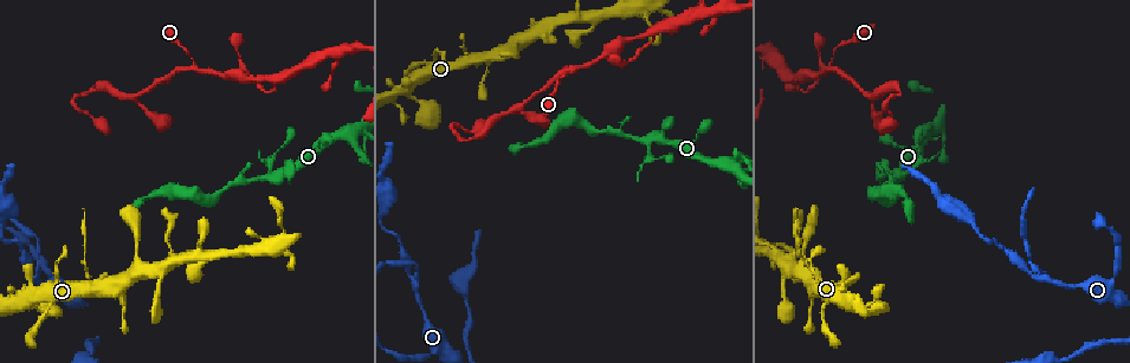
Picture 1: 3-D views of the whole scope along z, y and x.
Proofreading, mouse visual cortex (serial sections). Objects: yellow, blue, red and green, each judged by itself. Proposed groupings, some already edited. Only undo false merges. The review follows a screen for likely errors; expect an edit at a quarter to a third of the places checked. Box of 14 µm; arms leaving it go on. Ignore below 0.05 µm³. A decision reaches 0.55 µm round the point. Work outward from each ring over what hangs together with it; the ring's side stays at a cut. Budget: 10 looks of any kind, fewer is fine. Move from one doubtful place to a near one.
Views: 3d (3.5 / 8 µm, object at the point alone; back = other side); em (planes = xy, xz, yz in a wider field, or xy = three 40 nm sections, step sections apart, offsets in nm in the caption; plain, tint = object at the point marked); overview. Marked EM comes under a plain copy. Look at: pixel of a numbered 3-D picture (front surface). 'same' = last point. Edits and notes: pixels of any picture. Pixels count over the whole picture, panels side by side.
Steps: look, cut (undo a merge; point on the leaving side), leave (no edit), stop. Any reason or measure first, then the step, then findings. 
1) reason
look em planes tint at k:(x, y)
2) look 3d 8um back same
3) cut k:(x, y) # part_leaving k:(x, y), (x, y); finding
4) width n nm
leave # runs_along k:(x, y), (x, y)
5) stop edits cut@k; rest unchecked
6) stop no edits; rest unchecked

three arms meet
look 3d 8um at 1:(727, 163)

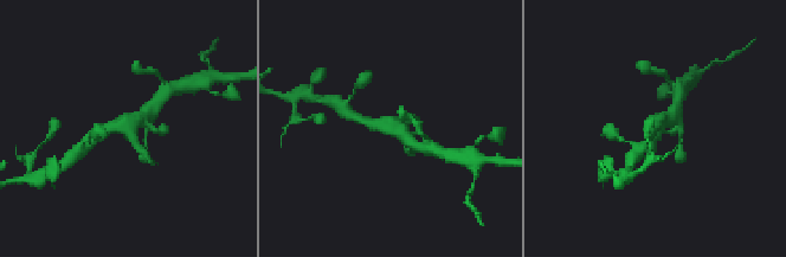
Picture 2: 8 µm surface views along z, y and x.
look em xy step 5 tint at 2:(390, 125)

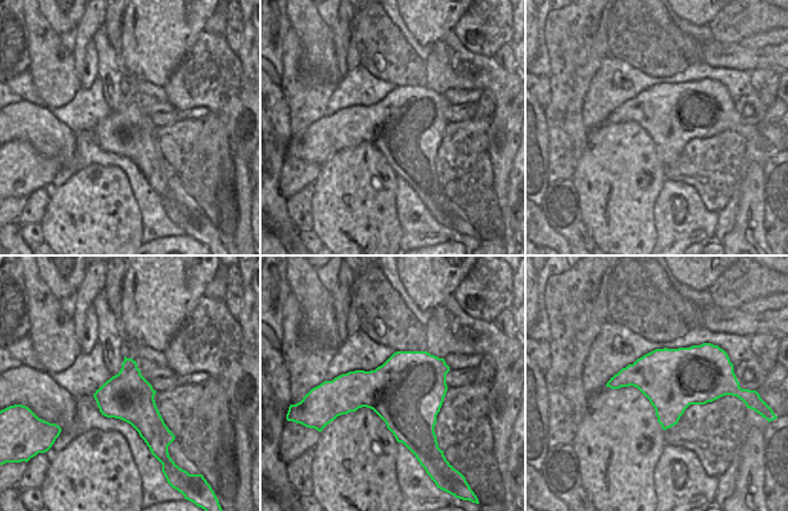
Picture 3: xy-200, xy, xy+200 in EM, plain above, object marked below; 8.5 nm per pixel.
leave # runs_along 2:(359, 120), (391, 124), (413, 148); one cell here

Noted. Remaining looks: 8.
abrupt turn
look 3d 3.5um at 1:(282, 176)

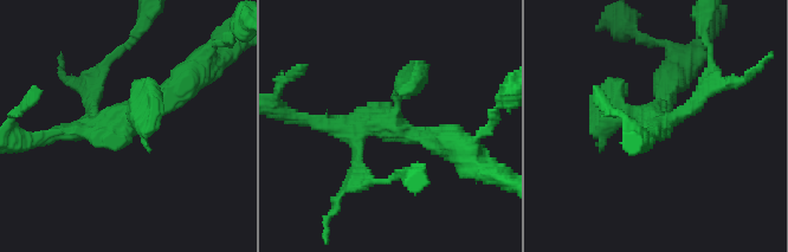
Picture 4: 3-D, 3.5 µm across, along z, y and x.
now the EM
look em xy step 2 tint at 4:(652, 121)

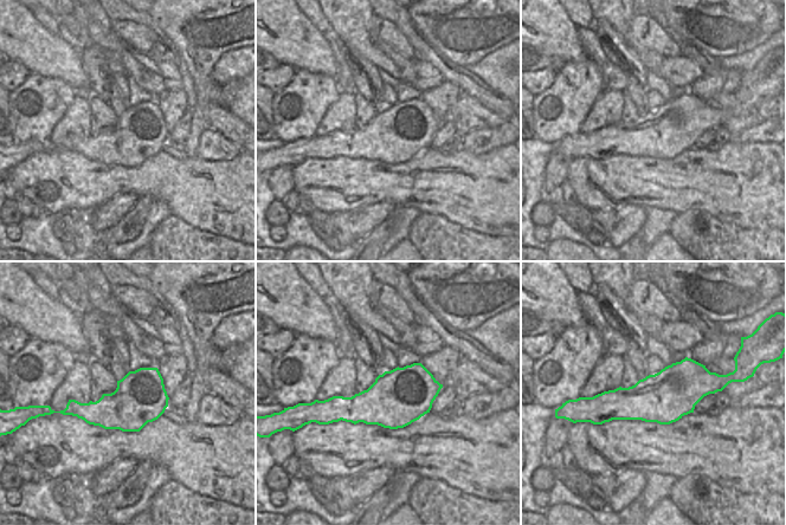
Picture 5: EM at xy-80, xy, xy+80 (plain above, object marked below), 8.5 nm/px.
leave # runs_along 4:(188, 78), (115, 129), (50, 133); one cell here

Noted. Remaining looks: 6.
arms part here
look 3d 3.5um at 1:(572, 70)

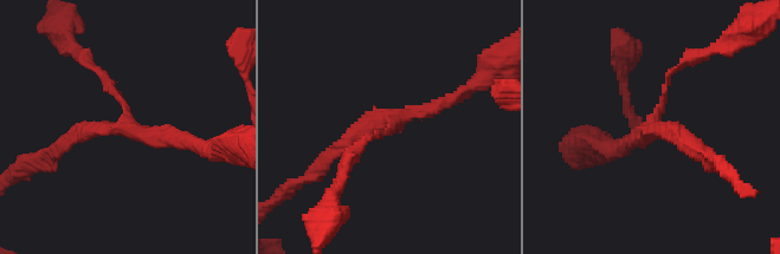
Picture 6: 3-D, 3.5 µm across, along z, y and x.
arms 3; arm_widths 100, 200, 200 nm
look em xy step 3 tint at 6:(652, 124)

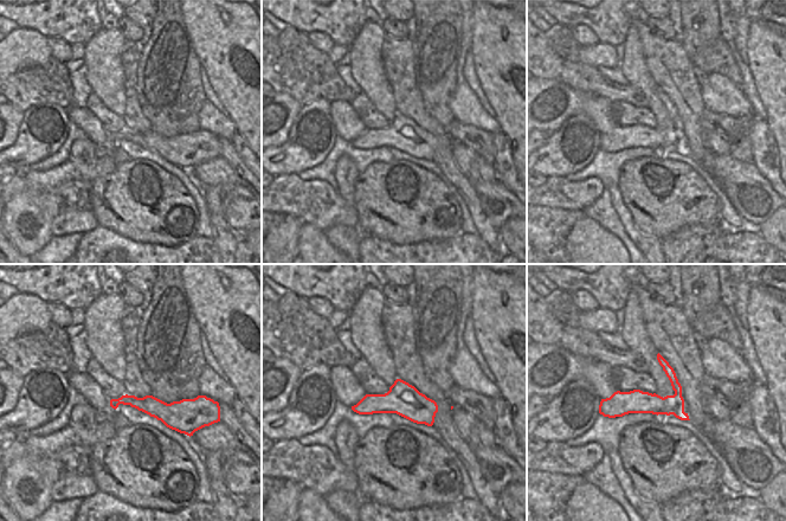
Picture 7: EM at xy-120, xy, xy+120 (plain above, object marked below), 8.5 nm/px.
width 280 nm
leave # runs_along 6:(94, 66), (123, 102), (123, 124), (192, 142); one cell here

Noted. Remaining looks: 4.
look 3d 3.5um at 1:(273, 76)

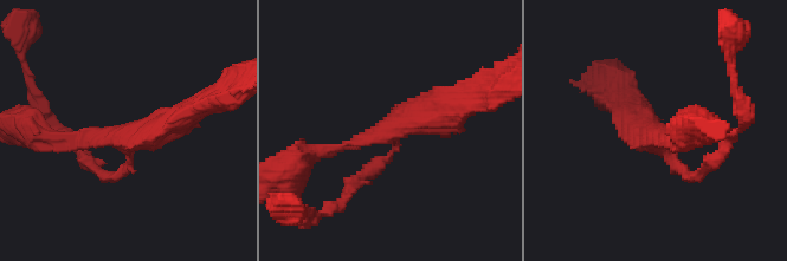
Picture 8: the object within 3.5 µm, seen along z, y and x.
now the EM
look em xy step 5 tint at 8:(124, 138)

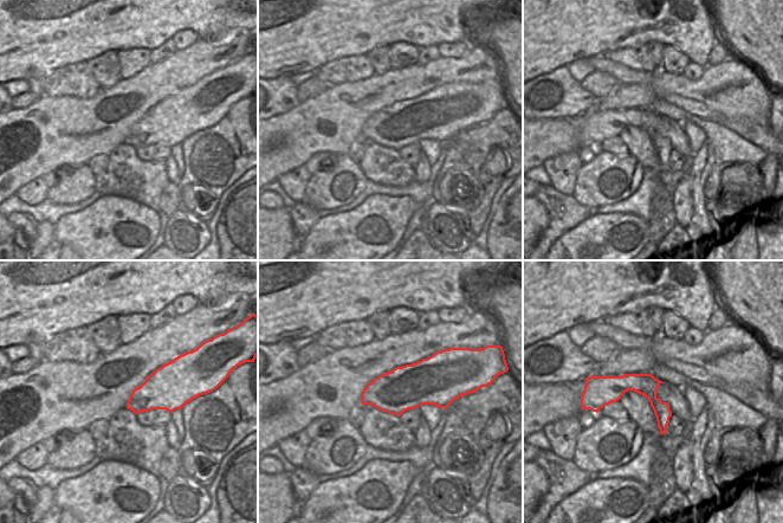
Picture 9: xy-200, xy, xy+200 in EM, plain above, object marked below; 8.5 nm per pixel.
leave # one cell here

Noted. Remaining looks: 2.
stop no edits; rest unchecked

